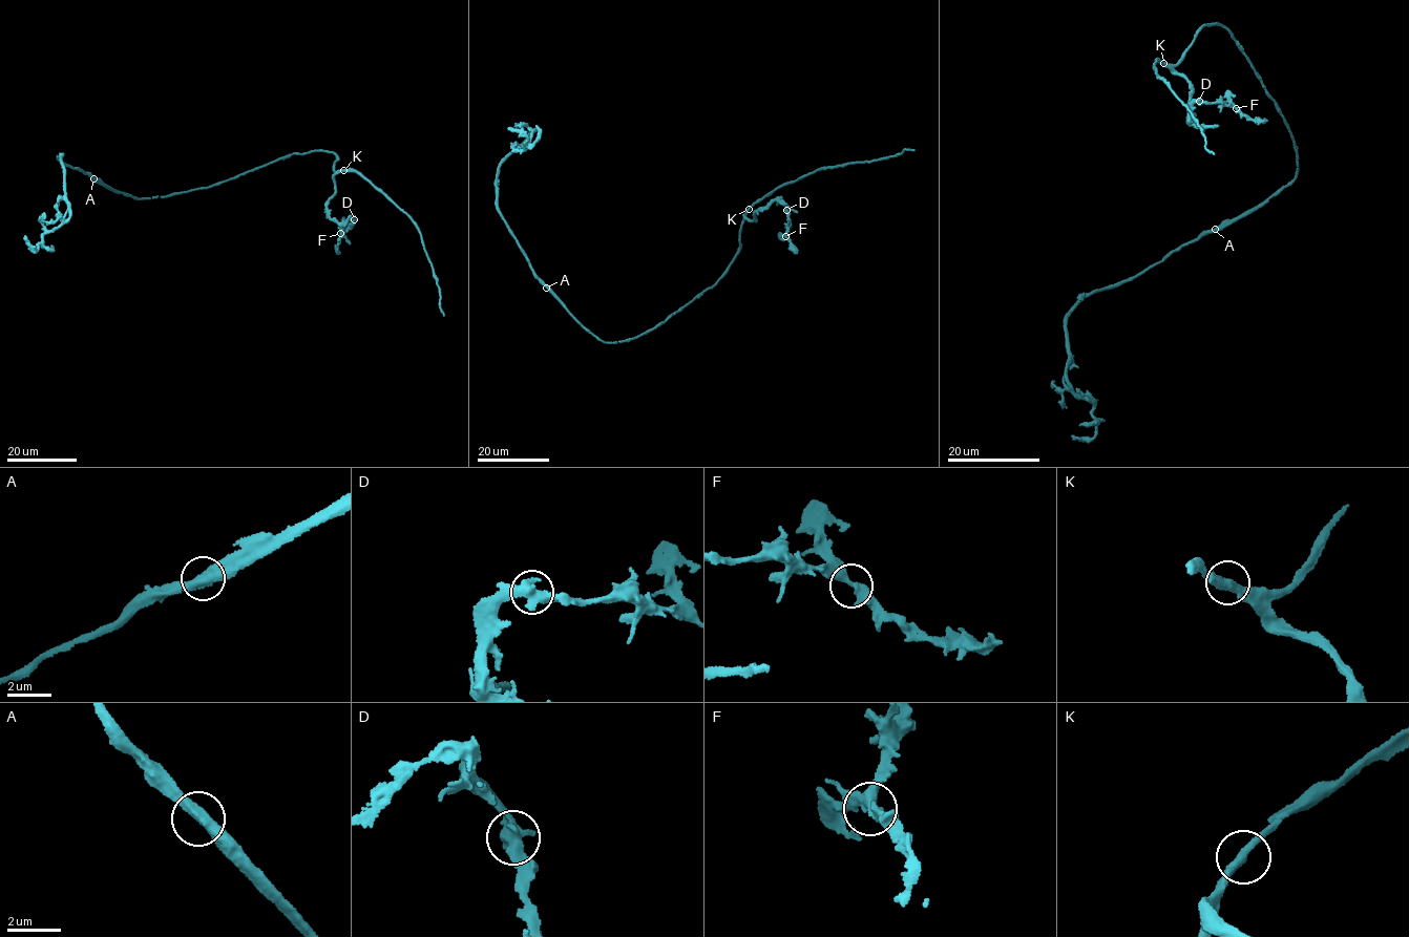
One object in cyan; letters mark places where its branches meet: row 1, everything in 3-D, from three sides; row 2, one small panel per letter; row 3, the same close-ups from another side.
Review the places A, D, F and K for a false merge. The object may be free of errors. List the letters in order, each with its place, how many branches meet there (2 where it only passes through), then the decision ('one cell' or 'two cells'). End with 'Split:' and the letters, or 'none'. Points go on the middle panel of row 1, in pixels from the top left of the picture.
A: (546, 288) | 2 | two cells
D: (786, 210) | 2 | one cell
F: (785, 236) | 2 | one cell
K: (749, 209) | 2 | one cell
Split: A

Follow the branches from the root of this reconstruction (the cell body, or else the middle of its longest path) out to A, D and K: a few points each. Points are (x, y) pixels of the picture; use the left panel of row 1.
A: (193, 190), (141, 199), (109, 189), (93, 178)
D: (193, 190), (291, 154), (326, 150), (337, 157), (329, 215), (339, 222), (354, 219)
K: (193, 190), (221, 184), (278, 158), (317, 149), (335, 154), (333, 169), (343, 170)

